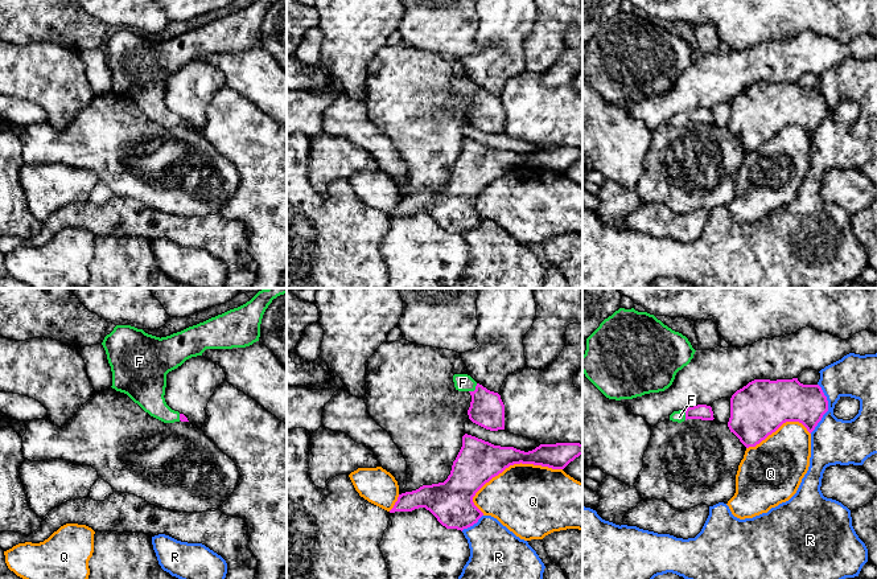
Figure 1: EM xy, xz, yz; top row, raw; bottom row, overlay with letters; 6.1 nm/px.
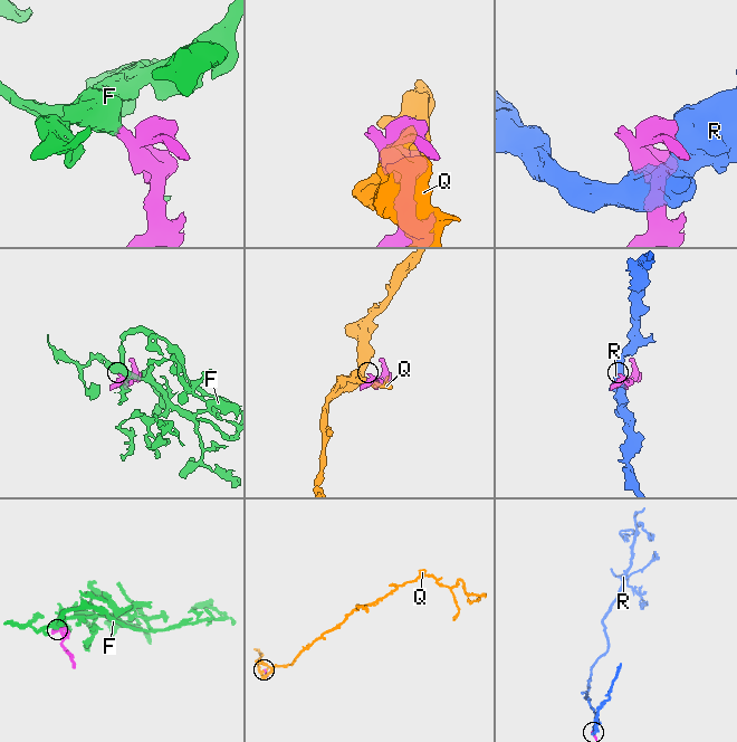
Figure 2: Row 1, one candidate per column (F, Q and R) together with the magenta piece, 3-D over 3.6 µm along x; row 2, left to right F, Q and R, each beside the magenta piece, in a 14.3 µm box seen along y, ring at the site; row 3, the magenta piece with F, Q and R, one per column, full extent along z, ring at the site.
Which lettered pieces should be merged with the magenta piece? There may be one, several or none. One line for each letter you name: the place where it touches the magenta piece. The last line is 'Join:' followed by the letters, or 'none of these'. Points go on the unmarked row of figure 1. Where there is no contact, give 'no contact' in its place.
F: contact xz (476, 93)
Join: F

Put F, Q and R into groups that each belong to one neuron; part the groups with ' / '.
F / Q / R

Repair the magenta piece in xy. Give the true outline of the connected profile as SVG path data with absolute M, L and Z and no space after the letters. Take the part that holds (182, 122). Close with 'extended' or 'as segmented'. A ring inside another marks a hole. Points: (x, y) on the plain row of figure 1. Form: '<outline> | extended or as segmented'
M254 0L246 8L166 41L156 41L131 29L116 29L102 46L112 75L112 93L127 98L151 120L164 126L189 126L165 106L166 78L206 53L246 52L259 45L260 28L268 9L277 0Z | extended

